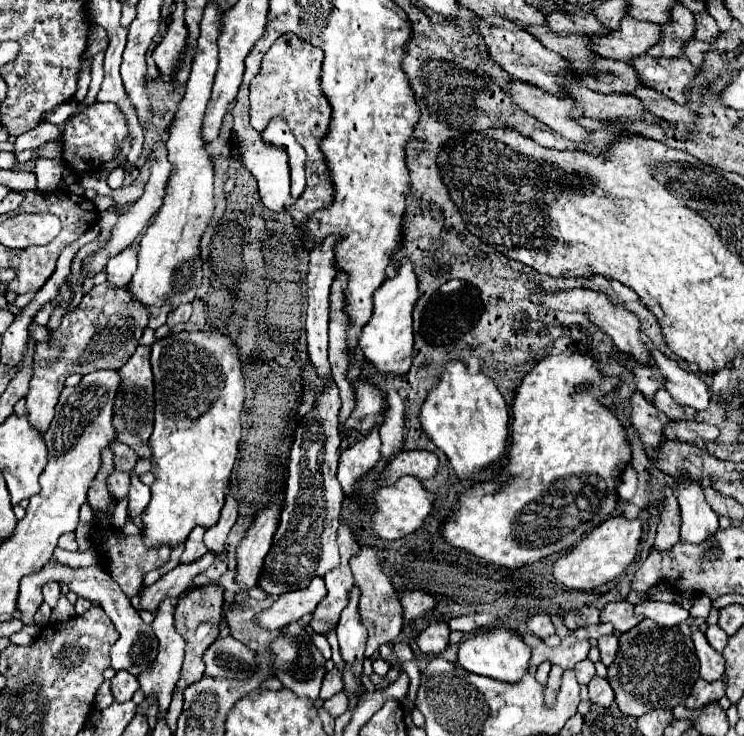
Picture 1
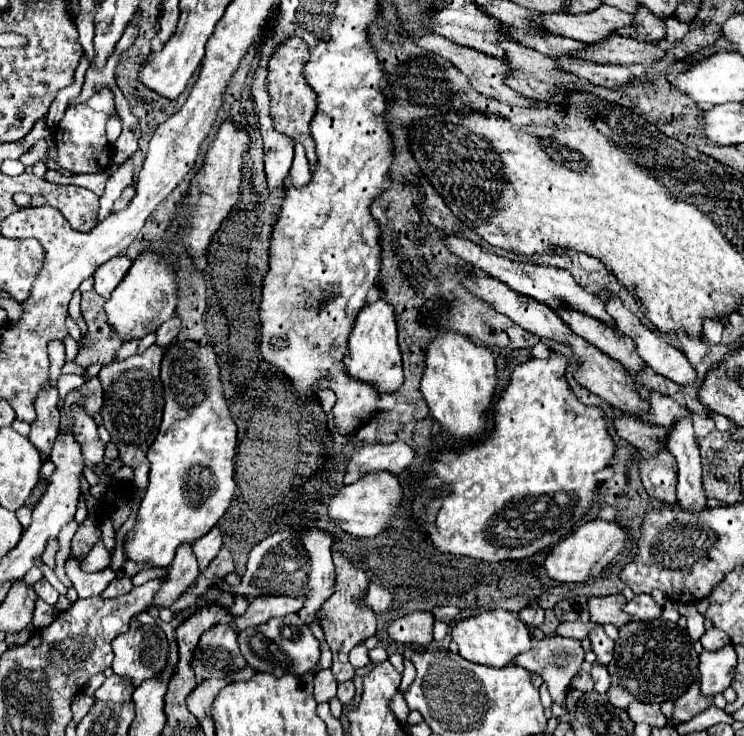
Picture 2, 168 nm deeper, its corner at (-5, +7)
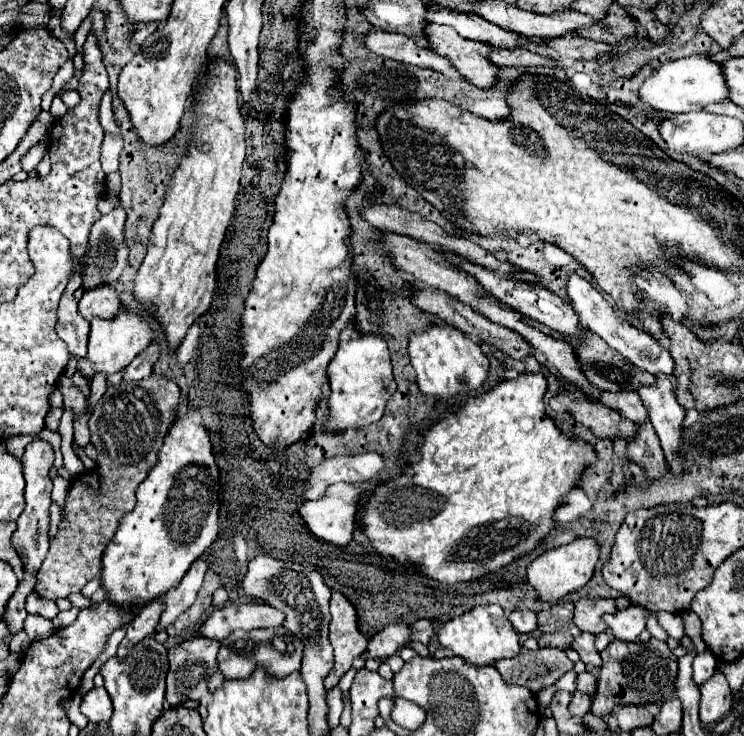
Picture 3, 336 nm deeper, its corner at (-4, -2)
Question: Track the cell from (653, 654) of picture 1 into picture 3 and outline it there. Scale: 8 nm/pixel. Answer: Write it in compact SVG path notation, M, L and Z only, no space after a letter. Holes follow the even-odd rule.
M610 642L600 656L602 656L602 668L598 674L596 692L590 706L592 714L606 718L610 716L612 706L624 702L634 702L634 704L660 702L676 694L672 682L676 678L678 662L672 656L660 656L658 650L650 650L648 644L642 642Z

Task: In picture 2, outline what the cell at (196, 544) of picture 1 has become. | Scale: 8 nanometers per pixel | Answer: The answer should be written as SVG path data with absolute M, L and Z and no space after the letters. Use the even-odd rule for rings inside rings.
M185 543L177 549L175 561L171 563L171 573L165 577L165 585L157 595L153 607L171 607L173 601L197 579L199 563L193 553L193 543Z

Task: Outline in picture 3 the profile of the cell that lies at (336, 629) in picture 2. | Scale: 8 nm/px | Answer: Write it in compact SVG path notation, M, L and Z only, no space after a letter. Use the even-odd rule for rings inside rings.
M332 592L330 600L330 642L334 646L334 668L324 680L326 690L332 690L338 686L340 678L350 670L352 660L360 656L366 650L368 640L360 634L356 626L356 610L354 606L340 594Z

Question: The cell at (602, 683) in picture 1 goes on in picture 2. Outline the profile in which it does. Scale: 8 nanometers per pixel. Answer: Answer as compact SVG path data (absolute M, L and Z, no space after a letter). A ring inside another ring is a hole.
M603 665L593 667L593 669L591 669L591 677L593 677L593 681L595 681L595 691L597 691L597 693L607 693L607 691L609 691L609 687L611 687L611 677L609 677L609 673L607 673L607 667L603 667Z

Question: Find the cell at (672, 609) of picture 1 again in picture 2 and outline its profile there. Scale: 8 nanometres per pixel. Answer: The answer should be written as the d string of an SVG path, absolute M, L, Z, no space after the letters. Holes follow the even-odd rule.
M635 595L627 605L625 611L641 621L649 621L649 619L657 619L663 611L663 607L659 607L651 595Z

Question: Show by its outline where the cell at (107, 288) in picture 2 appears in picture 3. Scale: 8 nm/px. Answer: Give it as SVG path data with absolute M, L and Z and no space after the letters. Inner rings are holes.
M100 288L100 290L88 290L84 292L82 300L78 302L78 312L84 320L102 318L112 320L120 312L120 300L114 288Z

